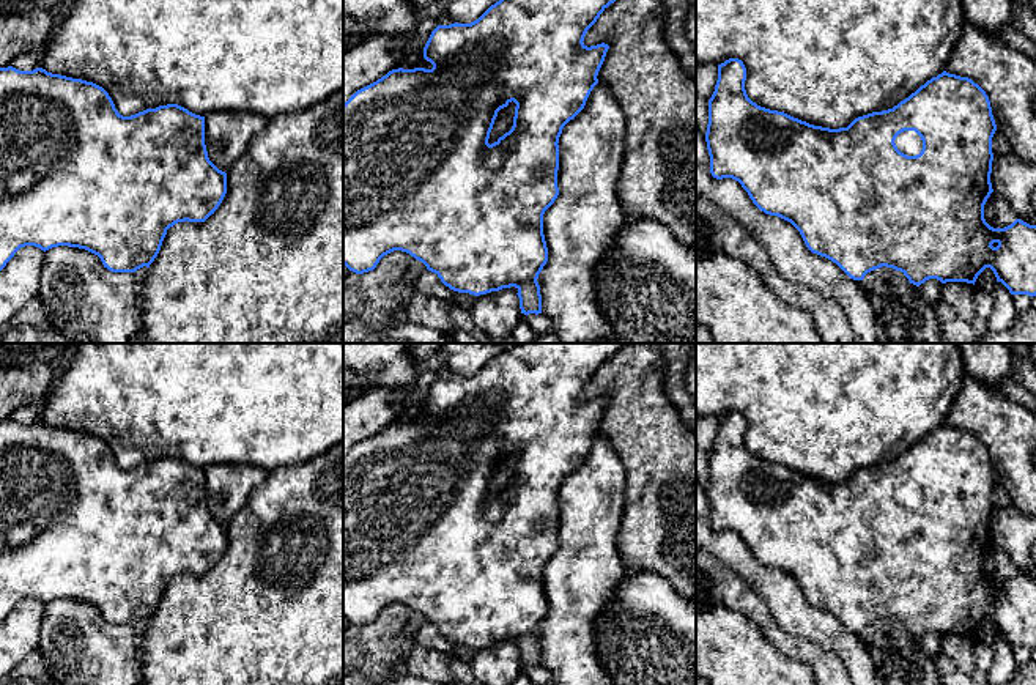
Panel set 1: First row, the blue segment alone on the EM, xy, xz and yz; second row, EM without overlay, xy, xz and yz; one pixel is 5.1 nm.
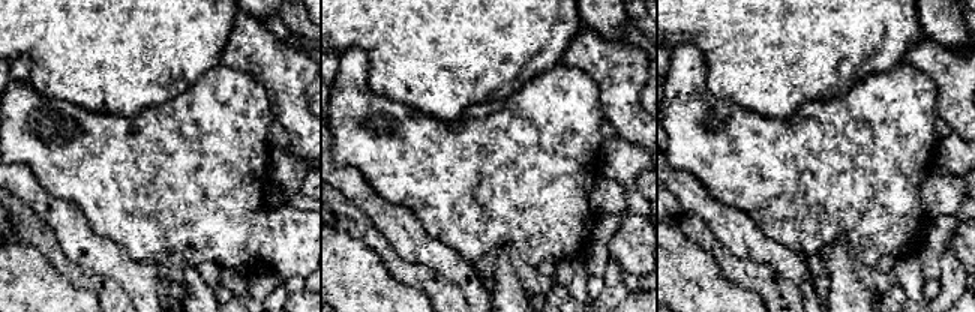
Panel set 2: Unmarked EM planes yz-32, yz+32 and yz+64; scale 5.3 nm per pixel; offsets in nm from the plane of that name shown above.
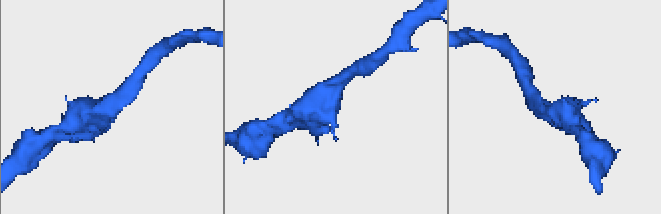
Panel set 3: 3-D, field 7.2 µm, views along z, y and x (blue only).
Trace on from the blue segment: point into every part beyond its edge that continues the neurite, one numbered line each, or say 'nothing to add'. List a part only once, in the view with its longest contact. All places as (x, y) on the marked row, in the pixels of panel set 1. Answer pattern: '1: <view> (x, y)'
1: yz (909, 142)

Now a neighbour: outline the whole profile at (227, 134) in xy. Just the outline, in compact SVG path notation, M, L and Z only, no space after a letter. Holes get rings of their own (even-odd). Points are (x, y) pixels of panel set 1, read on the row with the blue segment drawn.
M253 112L208 113L205 117L205 145L209 161L227 173L266 124L268 118Z

